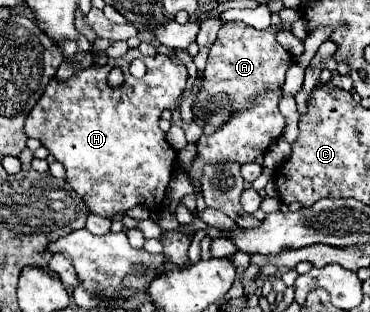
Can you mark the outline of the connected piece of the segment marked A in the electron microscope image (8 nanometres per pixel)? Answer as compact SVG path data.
M226 22L210 48L202 88L192 104L196 124L222 126L230 114L248 108L260 90L278 90L284 84L284 74L292 64L292 56L276 42L276 30L256 30L244 22Z

